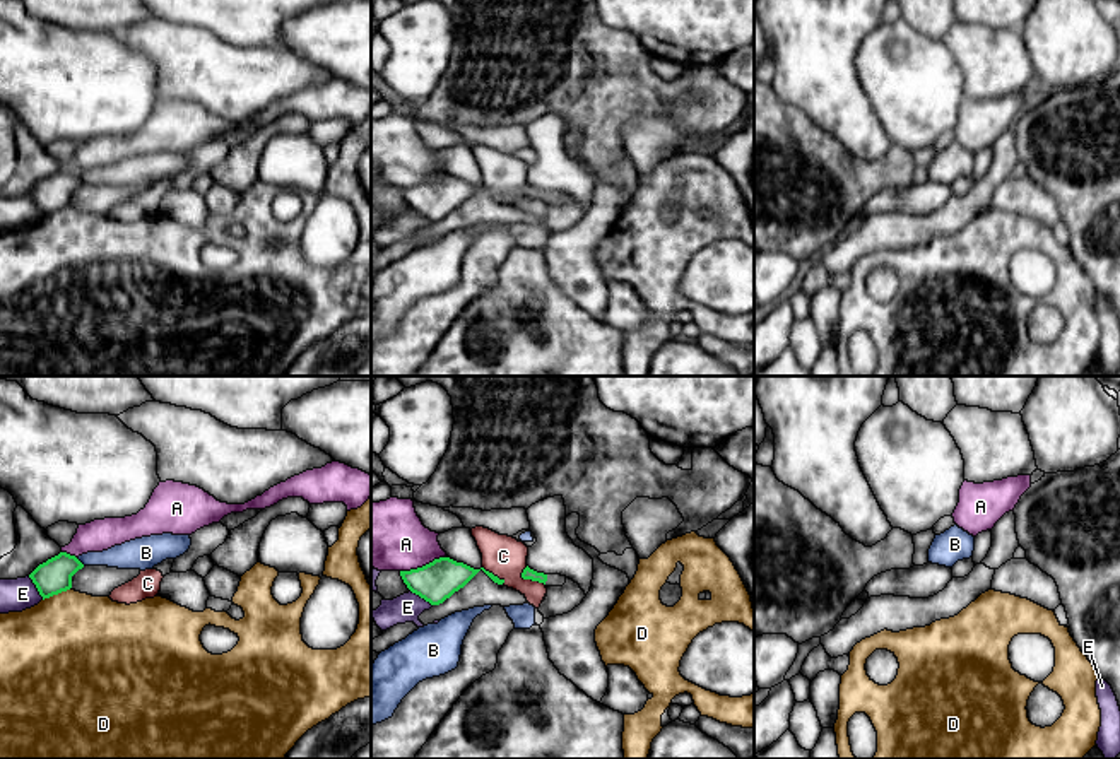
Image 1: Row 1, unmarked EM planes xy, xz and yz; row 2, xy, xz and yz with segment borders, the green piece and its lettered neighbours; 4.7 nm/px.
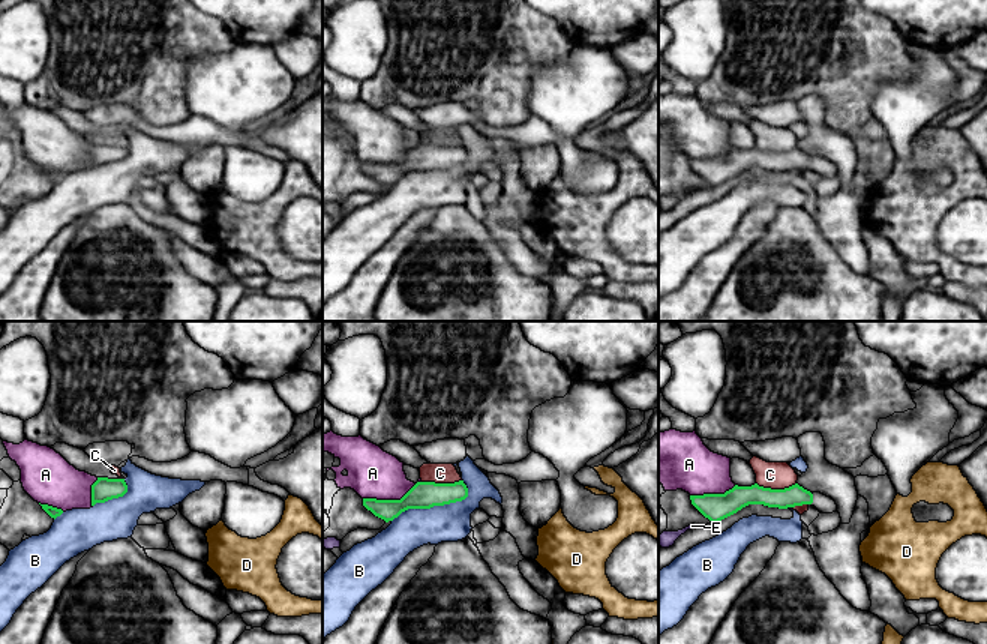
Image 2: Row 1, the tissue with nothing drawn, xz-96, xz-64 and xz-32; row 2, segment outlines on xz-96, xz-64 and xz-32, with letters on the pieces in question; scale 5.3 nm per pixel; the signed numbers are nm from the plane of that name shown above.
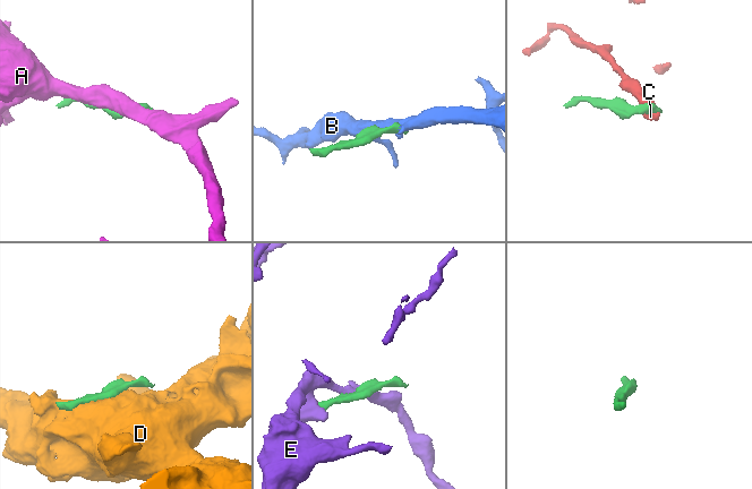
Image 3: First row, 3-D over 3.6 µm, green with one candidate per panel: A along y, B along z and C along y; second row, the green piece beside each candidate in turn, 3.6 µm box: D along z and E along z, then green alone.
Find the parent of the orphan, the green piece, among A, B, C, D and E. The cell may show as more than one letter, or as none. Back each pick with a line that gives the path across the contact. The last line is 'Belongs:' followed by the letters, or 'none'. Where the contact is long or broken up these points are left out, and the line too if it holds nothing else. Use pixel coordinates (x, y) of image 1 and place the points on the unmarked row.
Belongs: none

